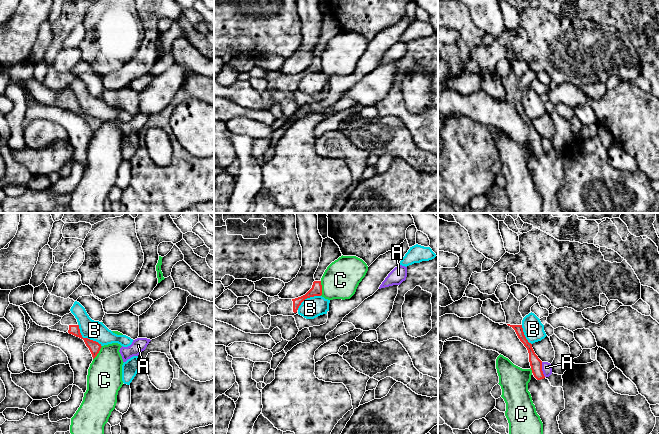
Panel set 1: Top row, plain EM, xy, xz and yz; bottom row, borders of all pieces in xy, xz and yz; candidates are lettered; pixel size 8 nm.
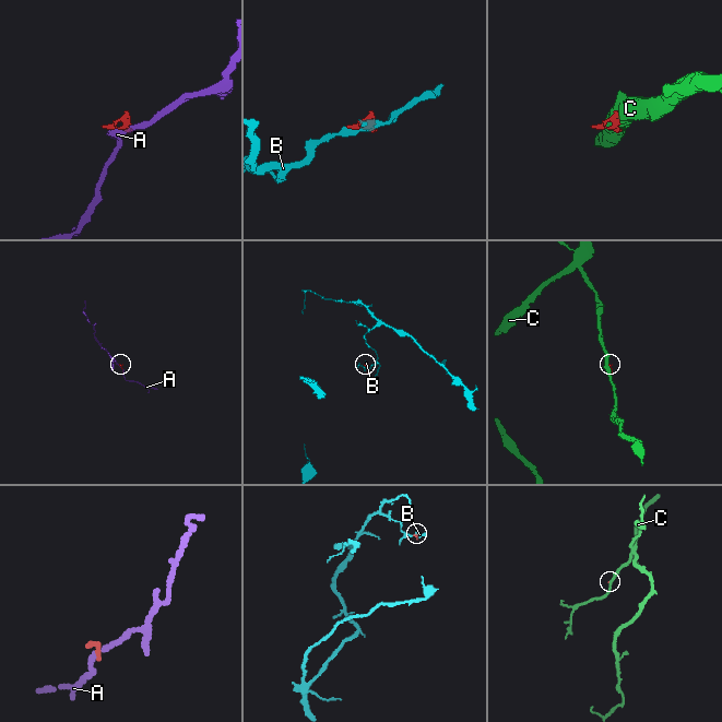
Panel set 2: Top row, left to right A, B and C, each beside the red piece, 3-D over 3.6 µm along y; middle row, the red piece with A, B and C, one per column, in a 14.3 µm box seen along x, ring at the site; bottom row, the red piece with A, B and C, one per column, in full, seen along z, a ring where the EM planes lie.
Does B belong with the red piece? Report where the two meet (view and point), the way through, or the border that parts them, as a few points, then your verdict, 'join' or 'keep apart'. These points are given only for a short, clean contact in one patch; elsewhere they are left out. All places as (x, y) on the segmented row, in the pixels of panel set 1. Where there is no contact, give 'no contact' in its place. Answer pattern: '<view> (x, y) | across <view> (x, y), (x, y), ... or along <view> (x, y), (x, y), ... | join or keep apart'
xy (86, 338) | along xy (78, 324), (80, 334), (83, 337), (95, 340), (101, 346) | keep apart

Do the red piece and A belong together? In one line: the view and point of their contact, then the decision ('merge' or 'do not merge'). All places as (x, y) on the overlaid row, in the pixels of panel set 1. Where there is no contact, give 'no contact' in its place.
yz (541, 369) | do not merge

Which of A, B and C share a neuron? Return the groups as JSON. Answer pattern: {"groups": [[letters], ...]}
{"groups": [["A"], ["B"], ["C"]]}

